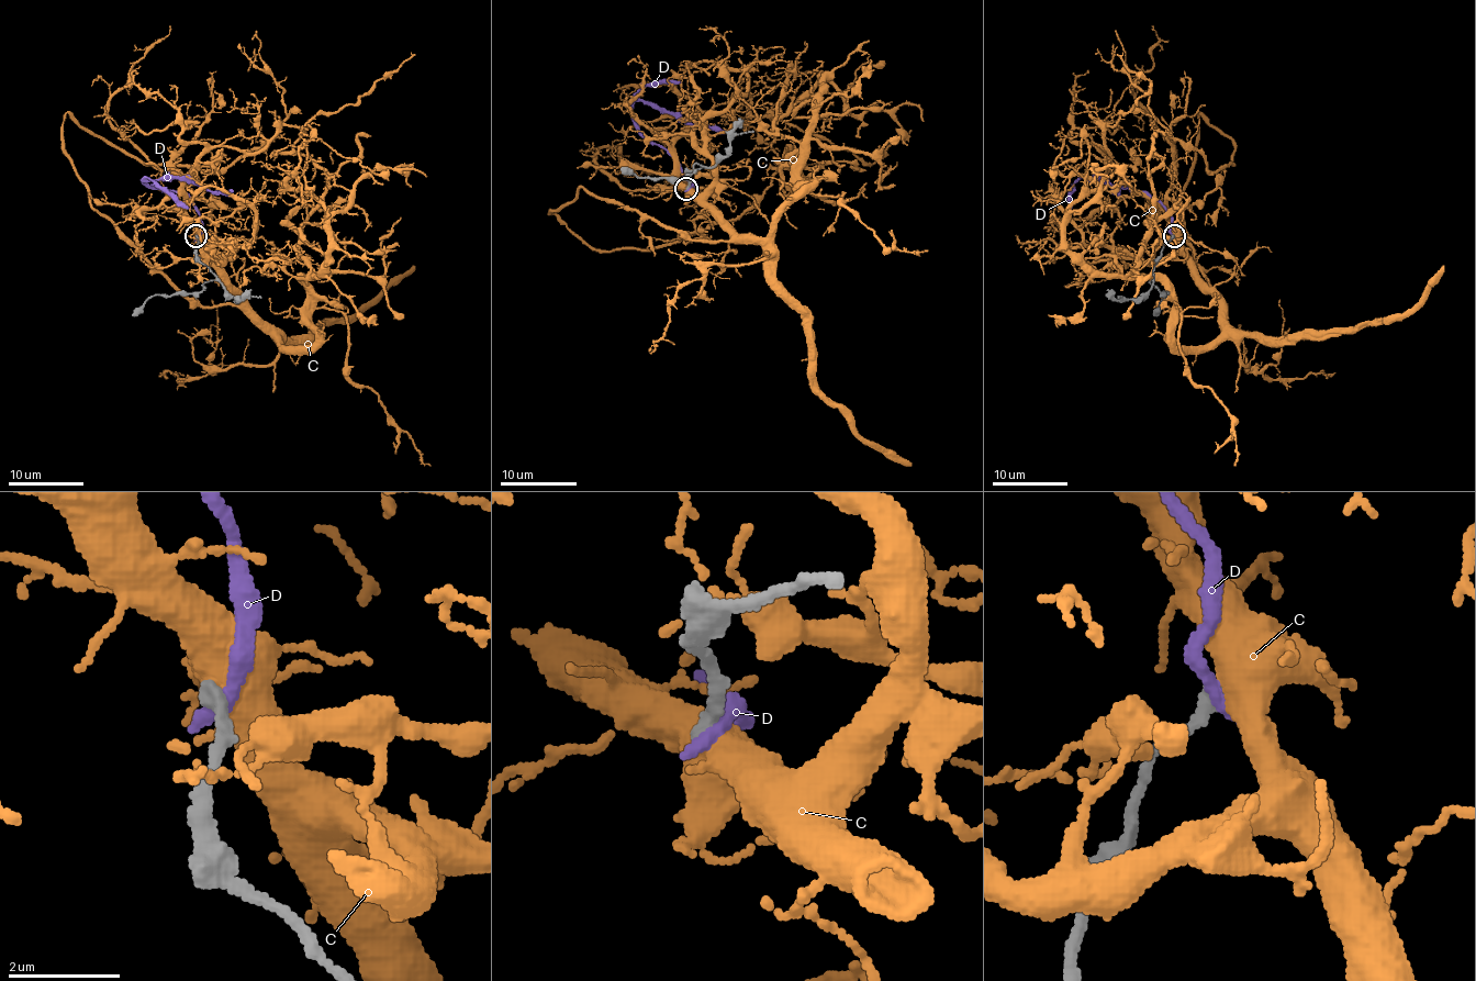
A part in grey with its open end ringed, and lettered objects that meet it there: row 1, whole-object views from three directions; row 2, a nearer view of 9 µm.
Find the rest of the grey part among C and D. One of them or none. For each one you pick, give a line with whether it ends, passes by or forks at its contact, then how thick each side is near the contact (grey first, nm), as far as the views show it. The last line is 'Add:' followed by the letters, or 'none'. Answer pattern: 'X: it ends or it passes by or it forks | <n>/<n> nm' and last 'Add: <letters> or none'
Add: none

